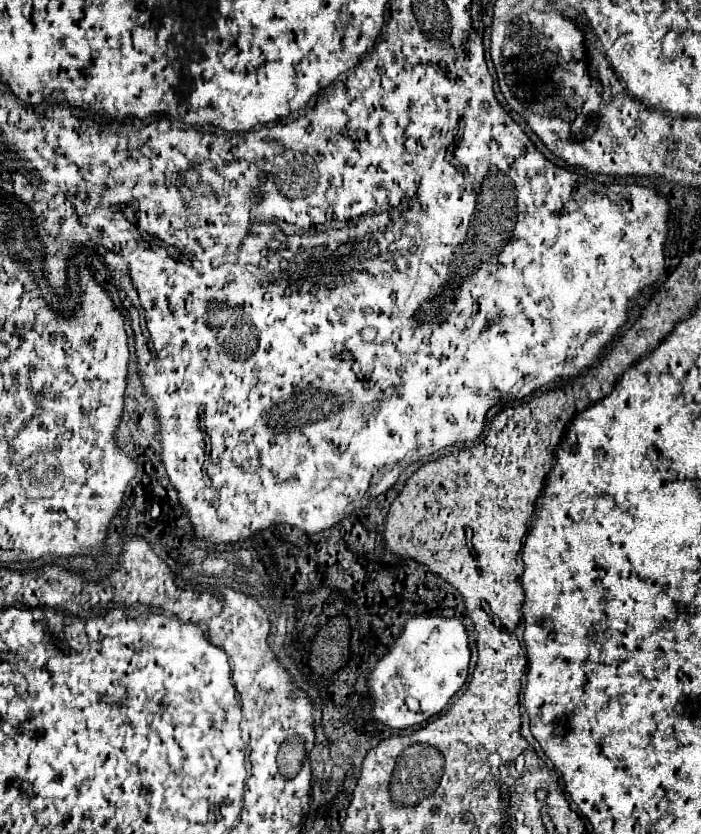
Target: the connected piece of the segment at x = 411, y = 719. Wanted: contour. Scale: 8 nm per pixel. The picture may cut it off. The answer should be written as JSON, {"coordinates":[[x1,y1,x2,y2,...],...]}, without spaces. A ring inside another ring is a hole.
{"coordinates":[[412,617,406,627,402,629,400,637,368,673,366,685,368,685,368,697,372,699,372,711,370,719,384,723,390,729,408,729,412,725,424,723,430,717,438,715,446,703,454,697,454,693,464,685,468,675,468,661,470,661,470,649,468,649,468,633,464,625,456,619,442,619,442,617],[412,695,420,703,420,711,410,711,406,707,406,697]]}

